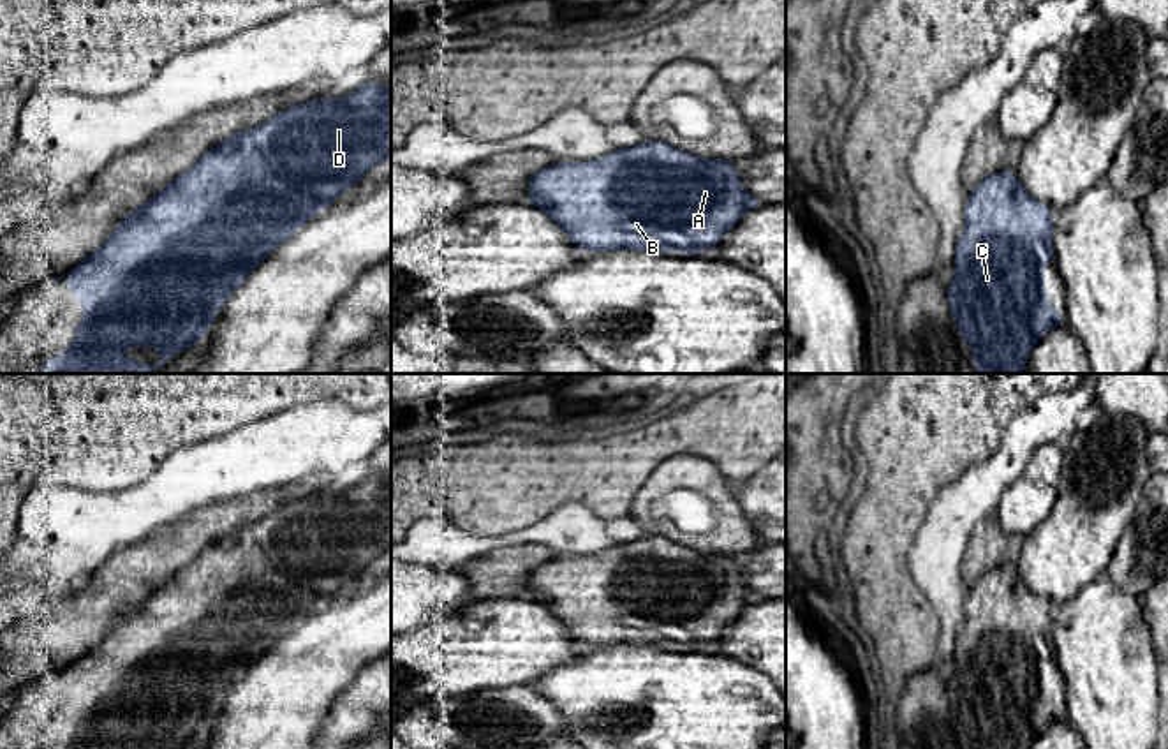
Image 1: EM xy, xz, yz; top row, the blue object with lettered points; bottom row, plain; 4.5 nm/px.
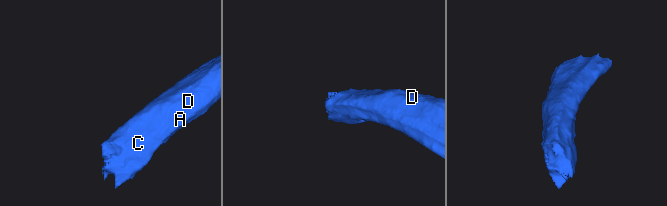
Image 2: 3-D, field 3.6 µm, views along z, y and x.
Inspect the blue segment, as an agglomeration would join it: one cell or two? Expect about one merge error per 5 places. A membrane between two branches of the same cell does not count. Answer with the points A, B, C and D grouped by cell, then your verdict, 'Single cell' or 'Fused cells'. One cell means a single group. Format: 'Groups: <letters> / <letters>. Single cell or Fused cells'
Groups: A B C D. Single cell

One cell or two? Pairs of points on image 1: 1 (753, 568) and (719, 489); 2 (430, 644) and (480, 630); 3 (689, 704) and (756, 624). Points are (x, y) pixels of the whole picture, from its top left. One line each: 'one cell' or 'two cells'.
1: two cells
2: one cell
3: two cells

